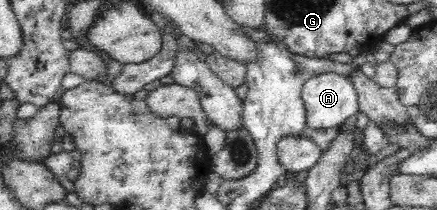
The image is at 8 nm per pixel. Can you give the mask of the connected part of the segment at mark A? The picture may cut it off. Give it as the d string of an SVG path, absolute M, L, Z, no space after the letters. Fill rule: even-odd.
M335 73L318 74L306 80L301 86L301 101L305 107L305 124L315 130L335 128L360 111L353 84L347 77Z

